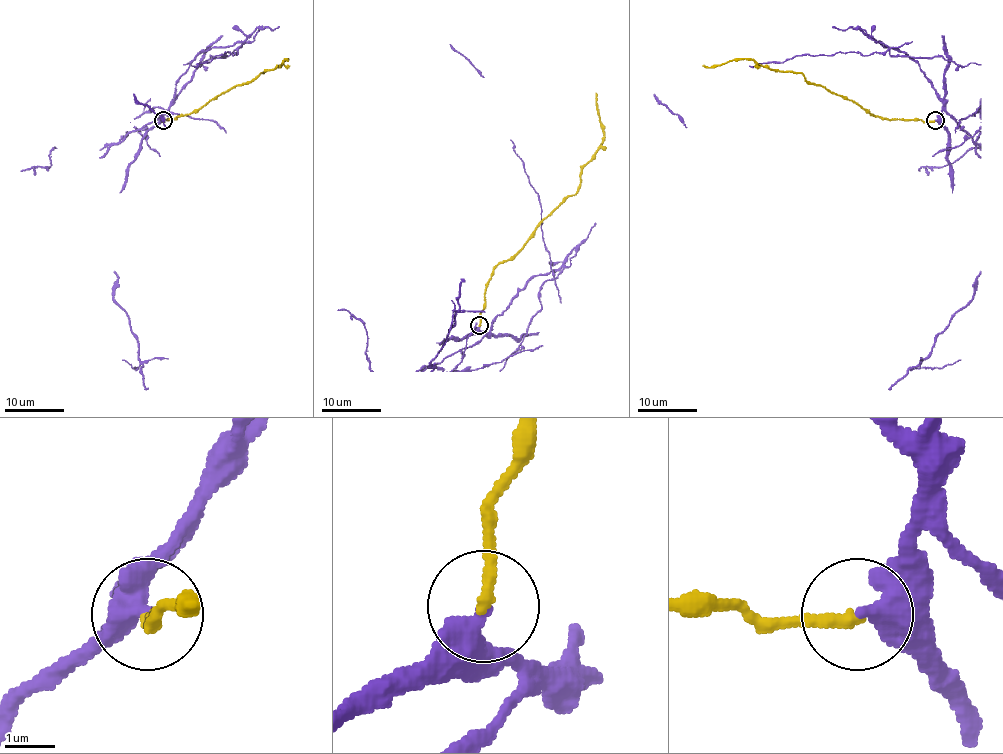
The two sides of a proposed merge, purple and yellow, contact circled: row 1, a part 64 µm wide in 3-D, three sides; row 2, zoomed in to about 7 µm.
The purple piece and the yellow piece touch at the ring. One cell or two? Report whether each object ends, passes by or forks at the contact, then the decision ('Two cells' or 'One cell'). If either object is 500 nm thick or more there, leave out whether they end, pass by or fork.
At the ring purple ends. At the ring yellow ends. Two cells

